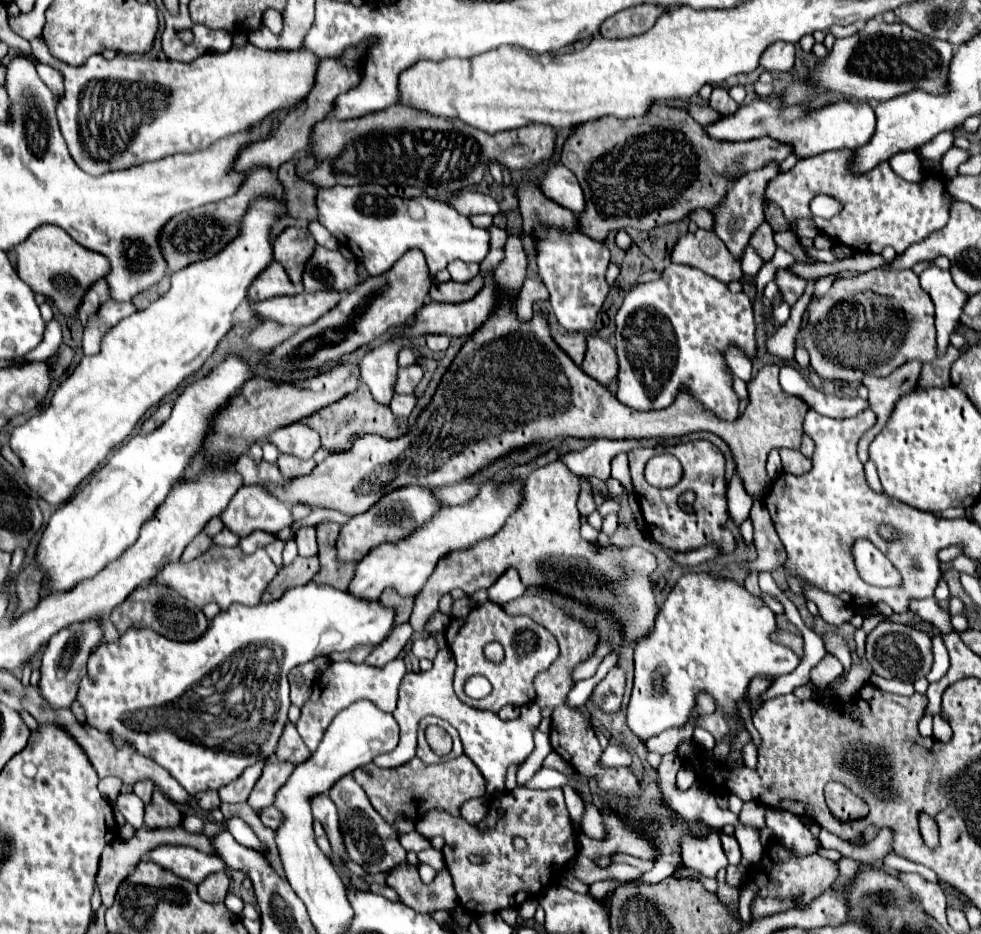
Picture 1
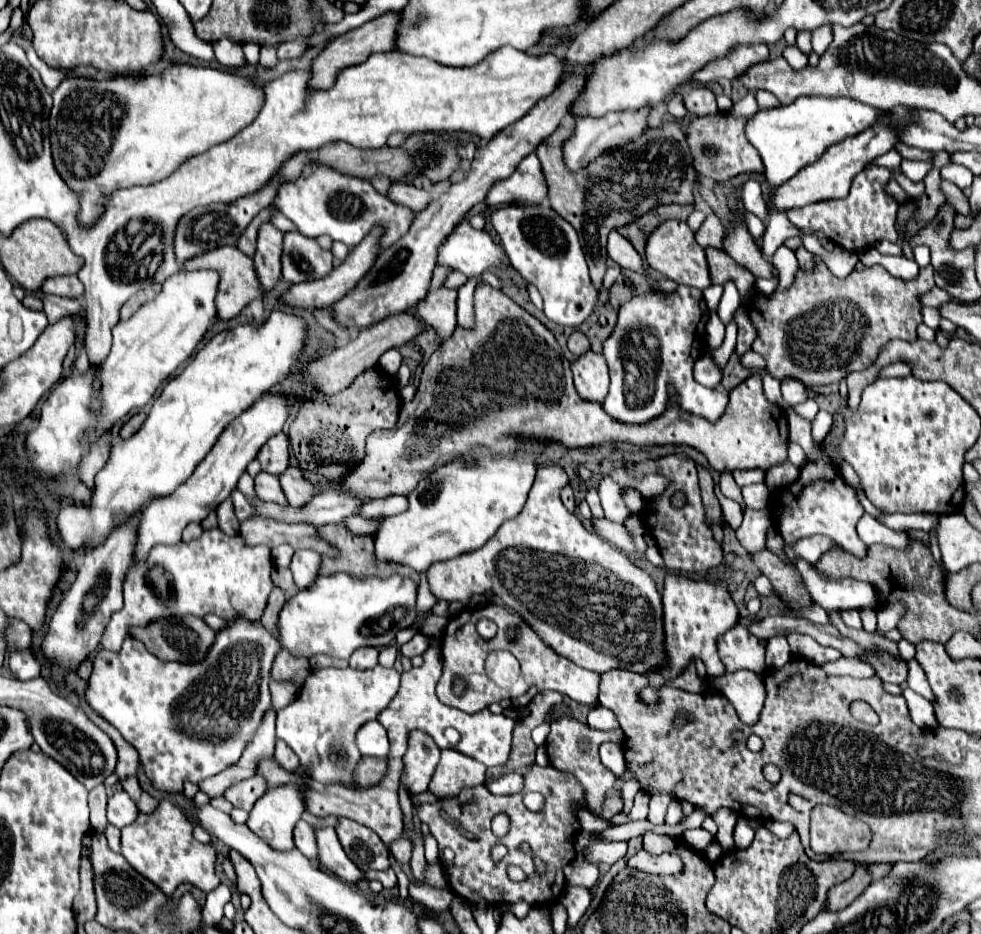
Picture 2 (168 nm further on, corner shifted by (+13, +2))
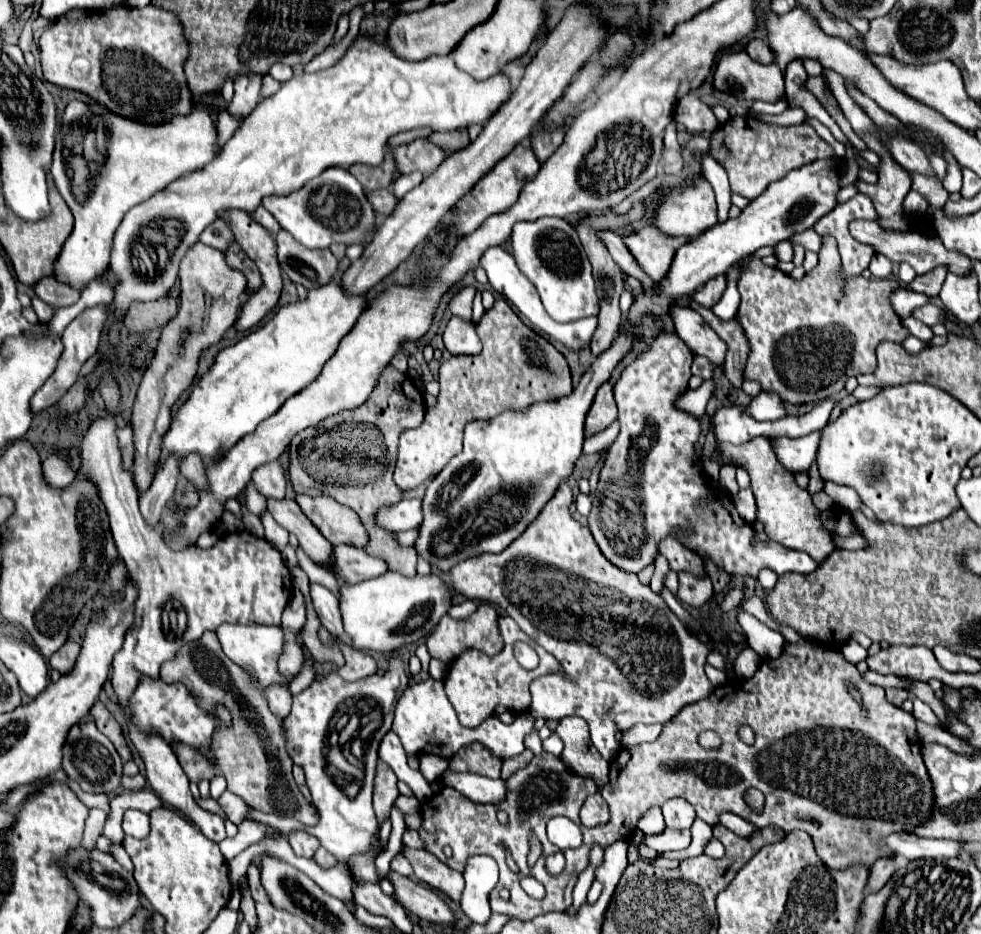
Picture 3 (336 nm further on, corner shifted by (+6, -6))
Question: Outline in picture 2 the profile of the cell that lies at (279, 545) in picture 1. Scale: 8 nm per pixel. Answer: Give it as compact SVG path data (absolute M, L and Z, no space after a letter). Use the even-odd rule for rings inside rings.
M273 568L273 582L275 582L275 586L279 586L281 590L283 590L283 594L285 594L285 601L289 600L291 596L295 596L295 592L299 592L299 588L295 586L295 582L293 582L293 576L291 576L291 570L287 568L287 570L277 570L277 568Z

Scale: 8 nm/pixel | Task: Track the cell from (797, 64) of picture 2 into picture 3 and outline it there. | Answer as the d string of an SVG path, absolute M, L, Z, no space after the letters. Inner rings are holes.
M794 58L792 62L788 62L788 66L786 66L786 100L788 100L788 108L802 108L808 118L820 120L830 130L838 128L838 124L830 118L826 108L822 104L818 104L816 96L808 94L806 80L808 80L808 74L802 66L802 60Z

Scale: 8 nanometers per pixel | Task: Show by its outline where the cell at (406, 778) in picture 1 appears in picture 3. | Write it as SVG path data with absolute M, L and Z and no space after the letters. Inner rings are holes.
M474 744L474 746L468 746L466 750L462 750L462 754L450 758L448 770L450 772L472 772L472 774L480 774L480 776L500 778L500 766L502 766L502 762L498 762L498 758L494 758L480 744Z

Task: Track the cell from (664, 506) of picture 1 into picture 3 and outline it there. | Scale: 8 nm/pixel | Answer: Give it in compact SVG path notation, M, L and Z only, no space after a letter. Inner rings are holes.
M678 572L678 598L690 606L702 606L712 596L712 582L708 576L694 576L692 572Z

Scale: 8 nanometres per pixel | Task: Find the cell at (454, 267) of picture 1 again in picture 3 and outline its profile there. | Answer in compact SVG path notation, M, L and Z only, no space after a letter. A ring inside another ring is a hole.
M466 286L462 288L458 294L452 296L448 308L454 316L462 316L464 320L470 320L472 318L472 300L474 300L474 294L476 290L472 286Z

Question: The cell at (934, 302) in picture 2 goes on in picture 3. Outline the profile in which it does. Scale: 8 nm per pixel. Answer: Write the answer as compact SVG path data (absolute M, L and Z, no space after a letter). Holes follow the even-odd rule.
M900 288L892 294L892 306L894 306L896 314L900 314L902 318L908 318L914 312L914 308L920 308L928 302L930 302L930 298L926 294L918 294L918 292L912 292L906 288Z

